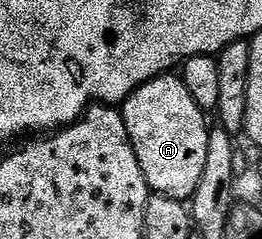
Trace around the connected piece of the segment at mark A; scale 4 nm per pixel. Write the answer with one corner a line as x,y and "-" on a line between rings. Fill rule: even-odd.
167,72
148,80
136,88
121,103
122,119
128,128
140,172
155,195
174,198
178,202
190,200
204,170
208,155
211,127
206,126
207,115
192,100
192,92
184,88
181,77

